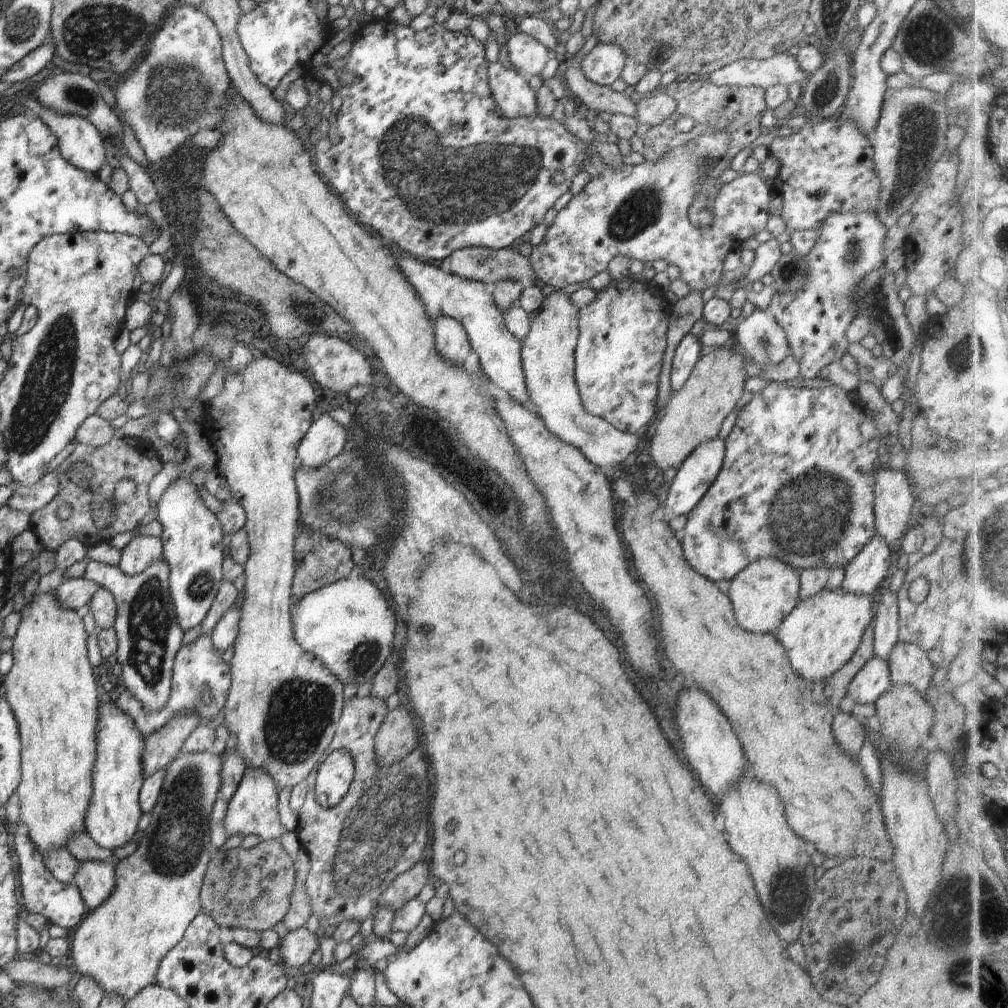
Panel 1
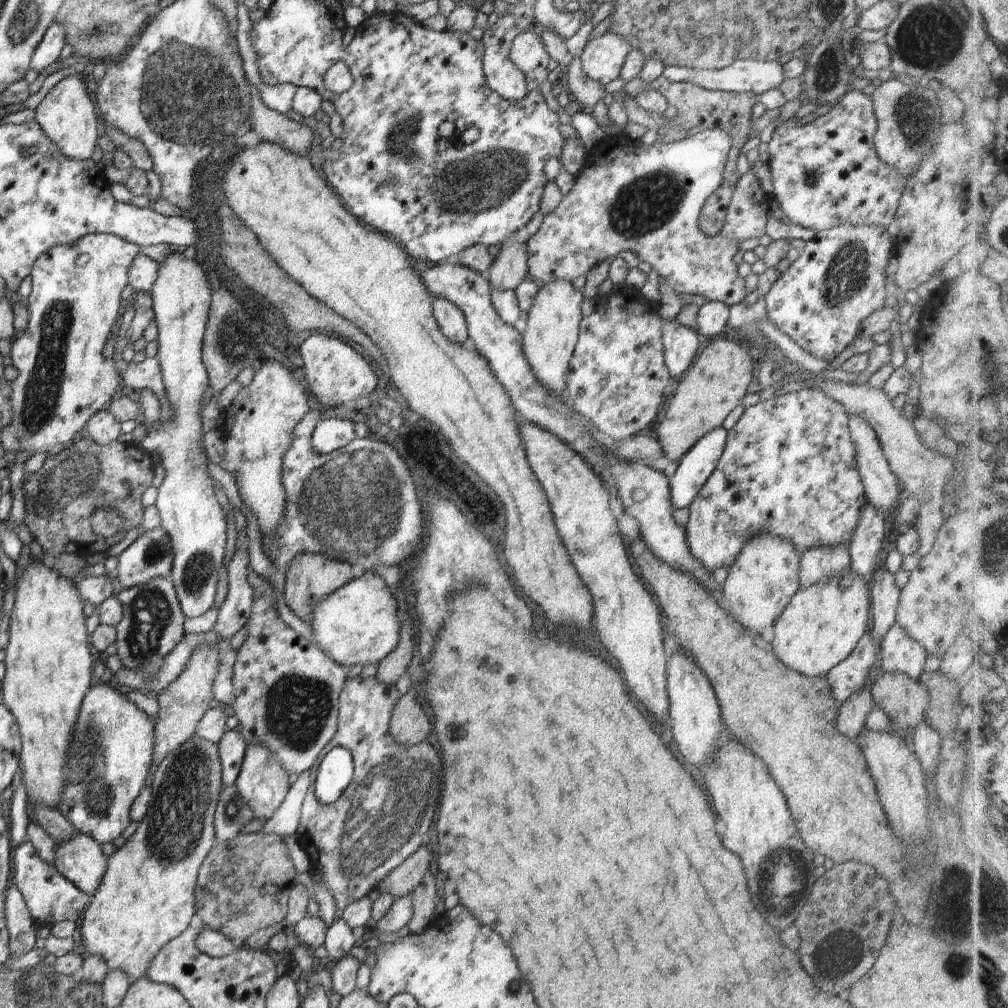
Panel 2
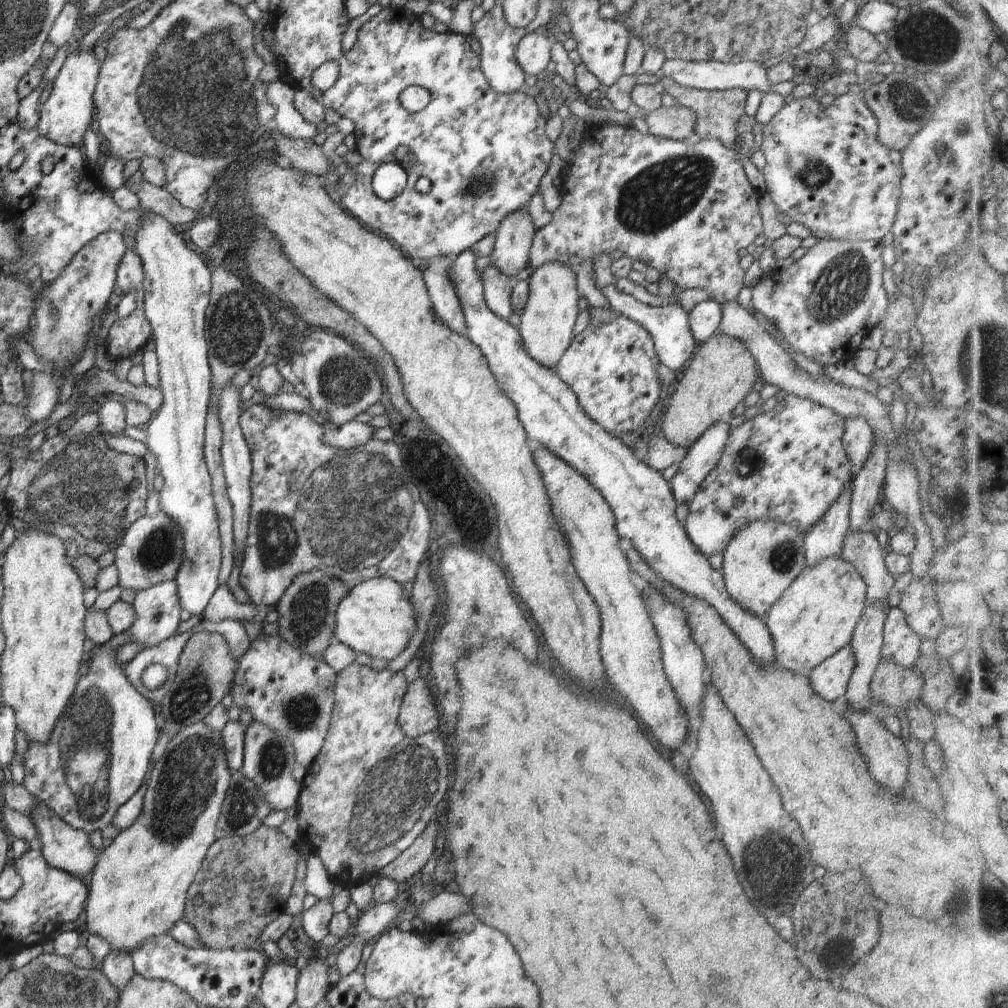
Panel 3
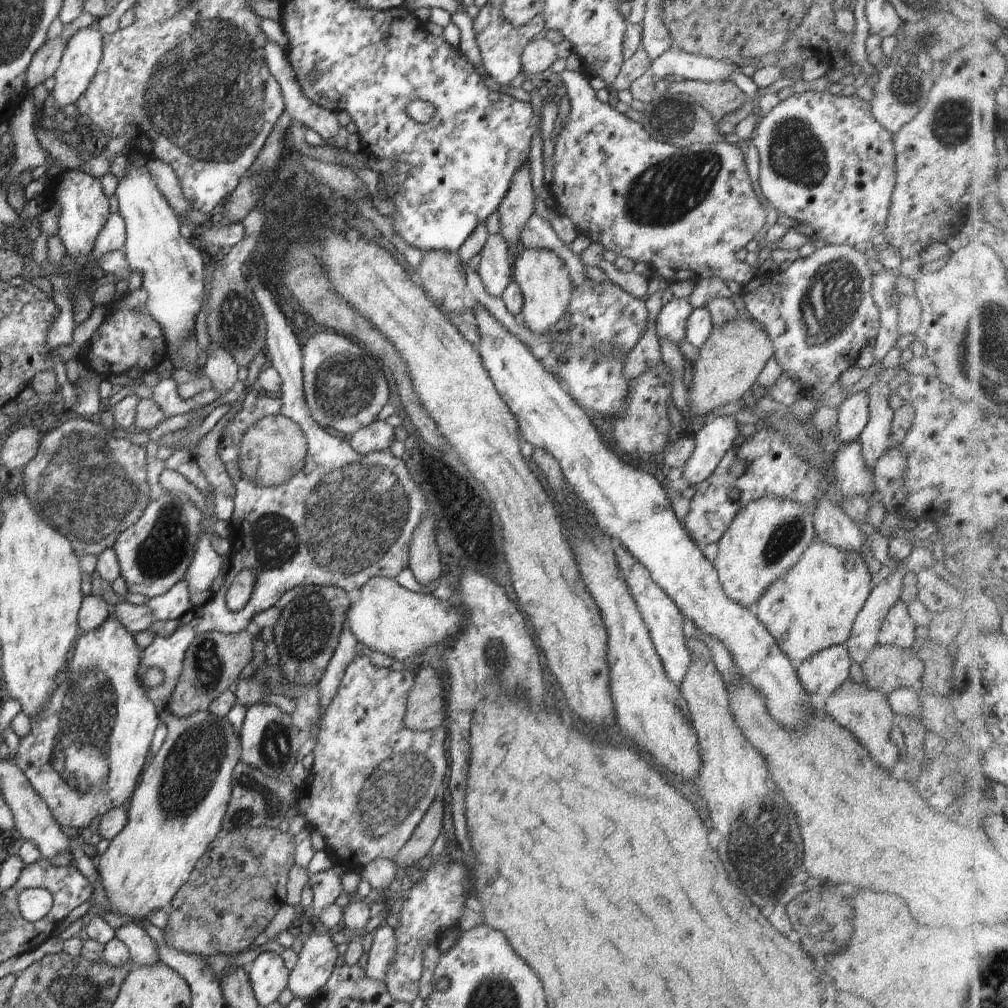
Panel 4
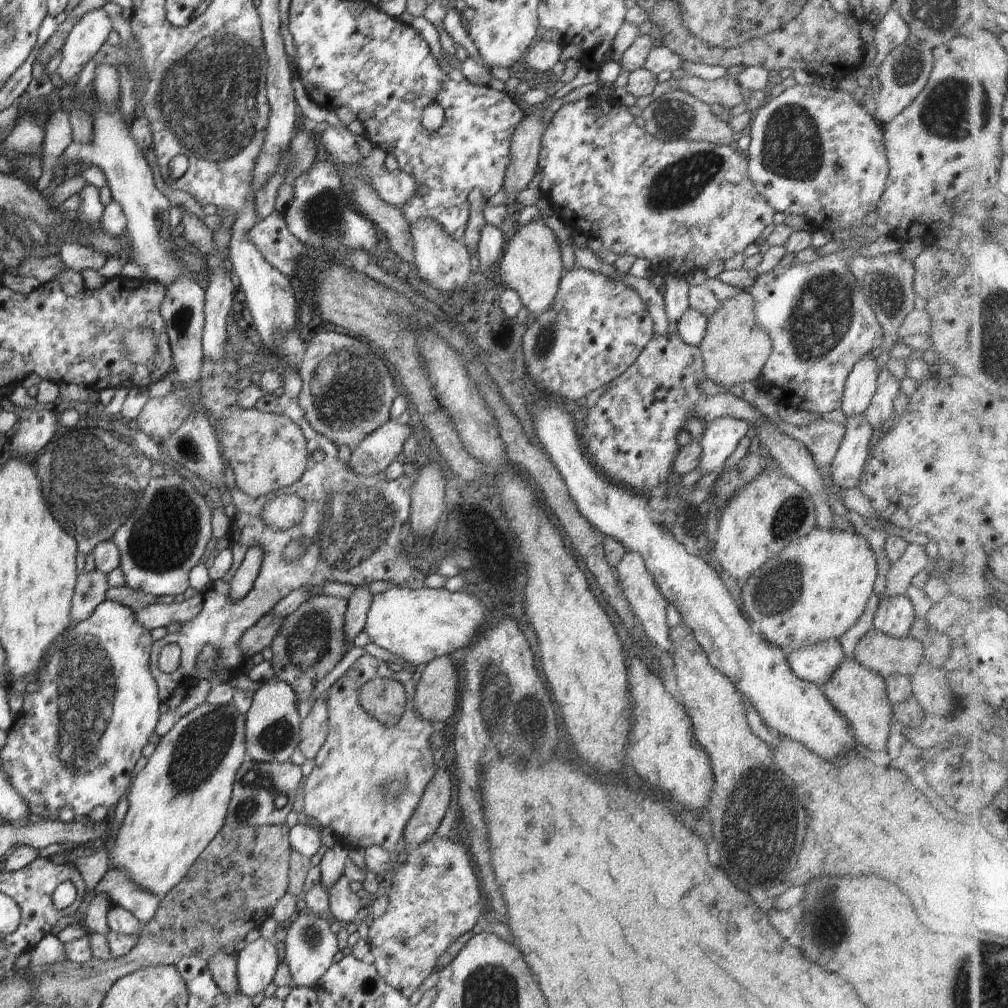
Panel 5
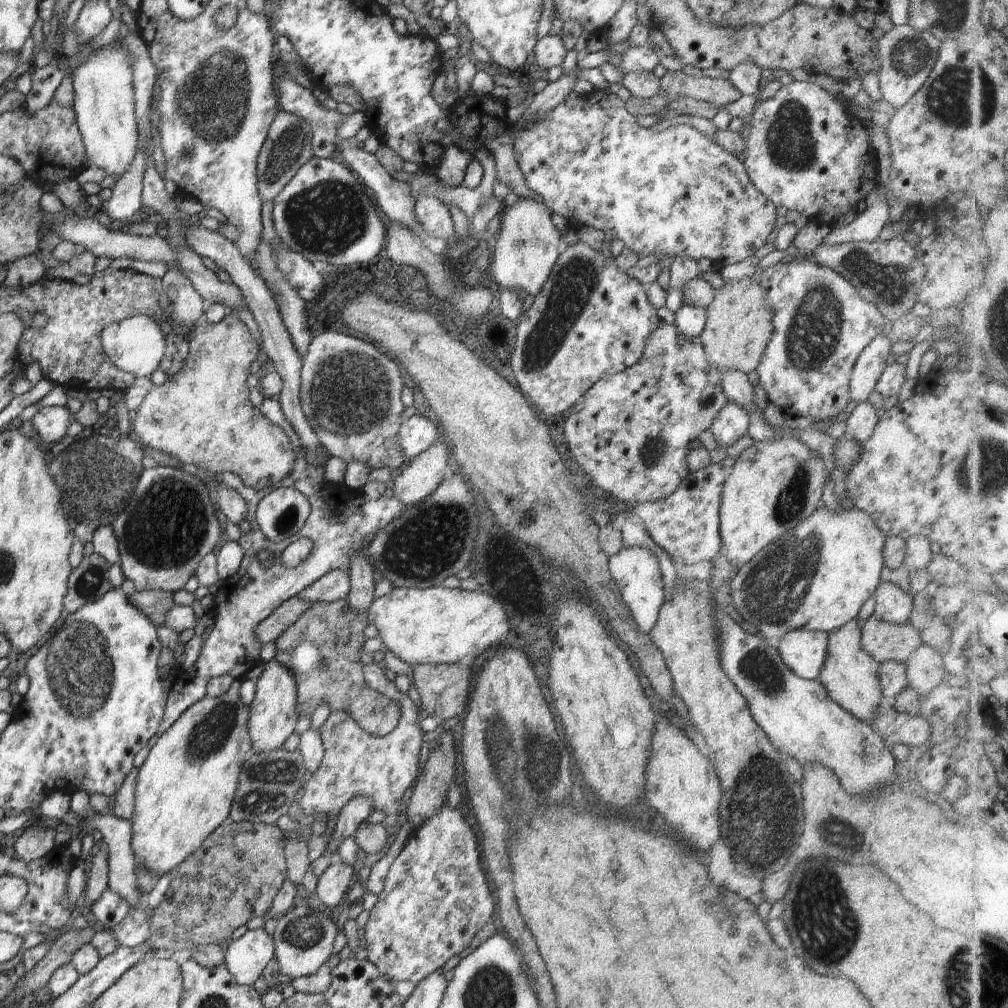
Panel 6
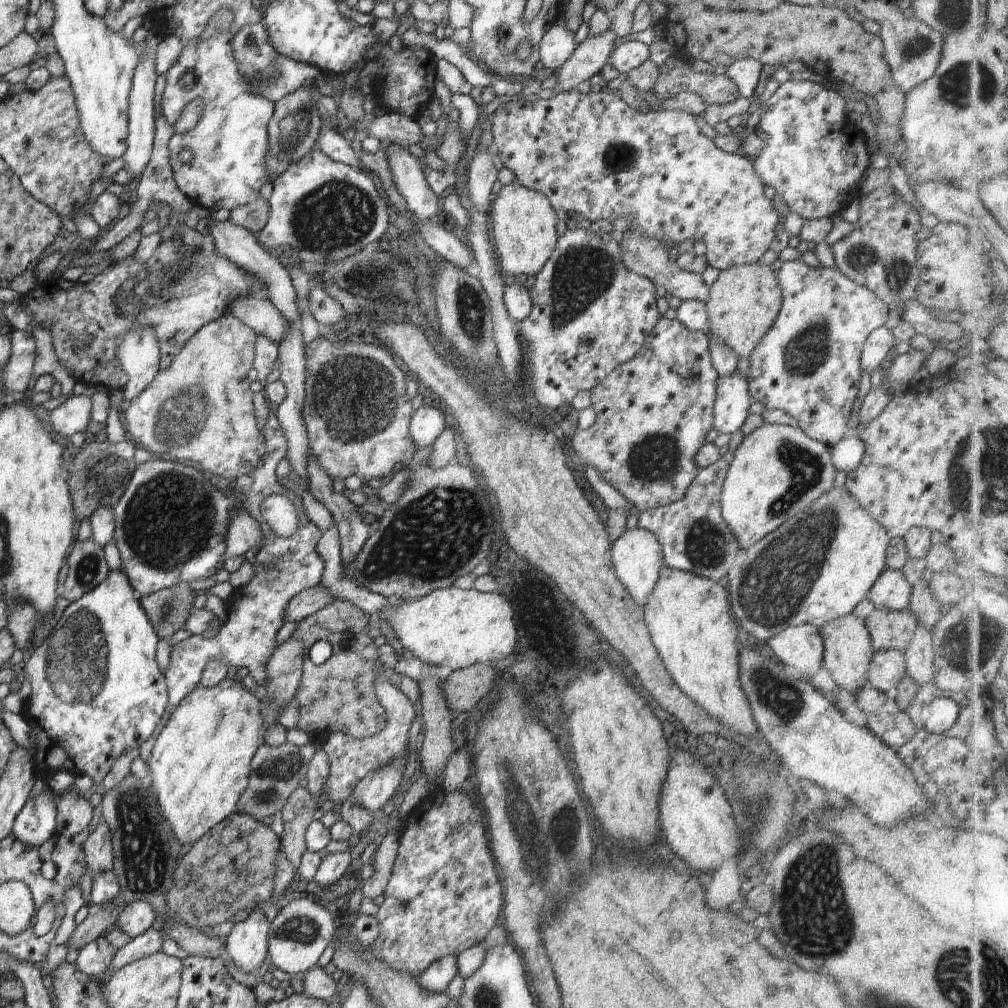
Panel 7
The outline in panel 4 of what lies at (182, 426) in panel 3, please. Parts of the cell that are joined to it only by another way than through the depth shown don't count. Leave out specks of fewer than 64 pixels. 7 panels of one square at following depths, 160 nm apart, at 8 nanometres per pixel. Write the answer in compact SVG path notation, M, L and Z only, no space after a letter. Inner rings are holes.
M130 150L127 156L125 175L118 181L115 195L118 200L119 213L125 220L126 238L122 248L131 272L142 274L141 288L146 290L148 298L145 309L150 316L161 326L165 341L169 346L170 354L188 339L194 337L196 315L200 312L204 298L204 272L203 268L208 259L208 254L199 247L194 240L185 239L180 235L182 222L168 204L164 195L158 190L146 165L136 165L128 159L138 154ZM204 520L203 530L198 537L192 562L185 574L190 596L194 592L210 590L212 582L218 578L220 570L222 570L223 557L214 551L208 535L205 533L206 525L207 520Z

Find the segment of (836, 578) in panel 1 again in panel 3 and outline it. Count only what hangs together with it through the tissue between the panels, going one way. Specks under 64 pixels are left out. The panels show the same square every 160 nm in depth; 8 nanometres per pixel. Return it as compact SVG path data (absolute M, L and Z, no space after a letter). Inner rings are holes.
M851 486L842 489L823 517L804 532L806 567L817 565L826 557L842 556L843 540L851 528L850 507Z

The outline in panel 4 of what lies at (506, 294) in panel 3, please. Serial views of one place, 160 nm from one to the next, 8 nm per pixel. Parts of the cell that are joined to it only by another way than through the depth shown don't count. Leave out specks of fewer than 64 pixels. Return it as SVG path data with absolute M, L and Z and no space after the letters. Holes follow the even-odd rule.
M500 233L489 234L480 256L477 273L485 290L494 297L500 297L510 284L510 270L513 269L508 244L504 237Z

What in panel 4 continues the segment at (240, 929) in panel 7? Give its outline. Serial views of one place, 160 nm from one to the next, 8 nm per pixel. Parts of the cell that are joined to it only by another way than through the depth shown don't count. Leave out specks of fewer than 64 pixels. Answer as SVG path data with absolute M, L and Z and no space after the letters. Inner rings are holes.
M264 951L260 953L247 967L247 975L249 981L260 1006L266 1006L267 1004L276 1004L276 999L280 996L280 993L287 987L290 971L284 966L284 961L281 955L278 955L274 951Z

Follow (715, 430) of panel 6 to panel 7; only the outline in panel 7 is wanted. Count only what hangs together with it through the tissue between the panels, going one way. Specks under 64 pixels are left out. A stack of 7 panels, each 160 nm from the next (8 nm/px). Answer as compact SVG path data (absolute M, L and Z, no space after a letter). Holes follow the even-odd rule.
M738 371L726 378L718 378L716 390L713 427L719 433L738 432L746 422L748 408L753 403L746 378Z

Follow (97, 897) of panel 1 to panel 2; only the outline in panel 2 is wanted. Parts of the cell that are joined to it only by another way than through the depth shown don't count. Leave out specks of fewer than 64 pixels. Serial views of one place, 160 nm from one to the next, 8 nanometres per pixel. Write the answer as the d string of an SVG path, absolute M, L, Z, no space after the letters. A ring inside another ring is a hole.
M82 833L55 844L55 869L89 897L100 886L106 870L107 857L100 847L99 842Z

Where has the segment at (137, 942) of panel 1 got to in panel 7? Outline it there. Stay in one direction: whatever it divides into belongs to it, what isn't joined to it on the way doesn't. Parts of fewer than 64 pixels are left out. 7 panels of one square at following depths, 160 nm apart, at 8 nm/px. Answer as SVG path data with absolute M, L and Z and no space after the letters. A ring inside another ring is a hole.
M224 678L216 686L206 688L202 686L191 690L180 704L174 709L170 718L166 721L160 734L157 735L154 747L148 760L149 776L147 783L152 787L153 793L156 795L160 812L169 824L169 829L173 832L173 837L182 845L186 843L194 844L200 837L203 837L212 827L220 824L225 818L228 818L232 813L238 812L238 802L244 790L249 783L250 763L254 758L258 747L263 744L262 736L264 733L265 722L261 713L261 700L258 693L253 693L248 690L240 681L240 679Z

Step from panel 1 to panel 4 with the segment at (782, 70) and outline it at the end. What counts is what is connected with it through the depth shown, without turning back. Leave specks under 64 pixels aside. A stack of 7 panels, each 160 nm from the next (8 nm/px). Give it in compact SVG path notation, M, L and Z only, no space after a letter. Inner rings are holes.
M670 48L651 62L649 70L657 79L676 76L684 81L716 82L729 80L733 70L740 67L724 61L692 53L685 53L678 48Z

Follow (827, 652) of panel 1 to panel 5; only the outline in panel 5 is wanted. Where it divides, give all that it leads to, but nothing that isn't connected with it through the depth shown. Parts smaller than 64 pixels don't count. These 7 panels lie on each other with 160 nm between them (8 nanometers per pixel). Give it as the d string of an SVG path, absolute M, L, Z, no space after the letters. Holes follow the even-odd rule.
M814 528L807 535L791 542L786 549L779 550L779 553L776 553L775 557L767 560L765 565L762 565L760 569L743 582L741 586L743 600L742 611L746 615L746 618L753 624L754 629L773 645L779 646L785 655L791 650L807 644L814 644L818 641L828 639L838 639L846 630L852 628L858 618L862 616L864 610L866 610L866 602L872 596L872 586L874 586L874 580L876 580L876 576L878 575L876 572L876 564L877 562L871 544L865 539L864 535L857 533L854 528L850 532Z

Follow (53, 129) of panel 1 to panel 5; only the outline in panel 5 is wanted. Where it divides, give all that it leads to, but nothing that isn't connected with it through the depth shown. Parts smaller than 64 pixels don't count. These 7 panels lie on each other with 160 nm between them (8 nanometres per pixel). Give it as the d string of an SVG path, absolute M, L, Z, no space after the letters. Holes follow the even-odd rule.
M103 8L87 12L69 30L61 48L63 59L57 68L60 78L70 84L78 80L84 65L96 56L112 30L111 20Z

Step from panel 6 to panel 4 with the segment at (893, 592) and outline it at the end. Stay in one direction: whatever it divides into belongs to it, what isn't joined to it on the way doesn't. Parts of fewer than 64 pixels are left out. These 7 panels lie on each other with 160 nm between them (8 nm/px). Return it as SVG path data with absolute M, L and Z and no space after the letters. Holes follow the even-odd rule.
M898 600L889 608L878 633L878 644L908 650L914 647L916 626L907 606L904 601Z

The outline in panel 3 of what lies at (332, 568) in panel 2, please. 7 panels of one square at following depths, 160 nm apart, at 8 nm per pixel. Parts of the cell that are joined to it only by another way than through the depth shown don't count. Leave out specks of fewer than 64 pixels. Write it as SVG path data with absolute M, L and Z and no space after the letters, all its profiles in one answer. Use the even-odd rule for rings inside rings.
M319 570L300 573L275 606L279 614L277 634L288 644L300 649L300 652L324 661L323 654L332 643L336 642L334 637L336 609L339 602L348 595L348 586L340 579L328 577Z

